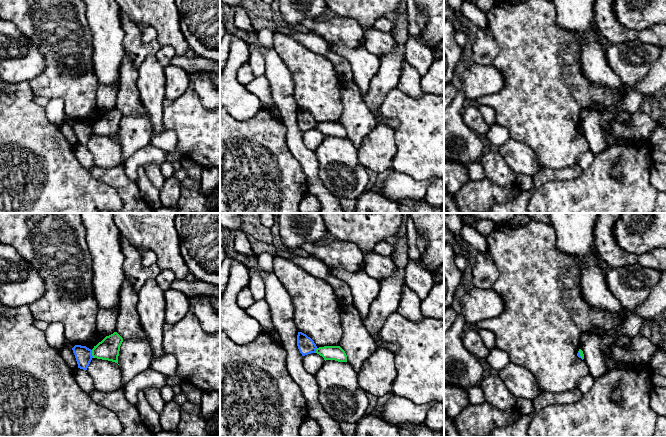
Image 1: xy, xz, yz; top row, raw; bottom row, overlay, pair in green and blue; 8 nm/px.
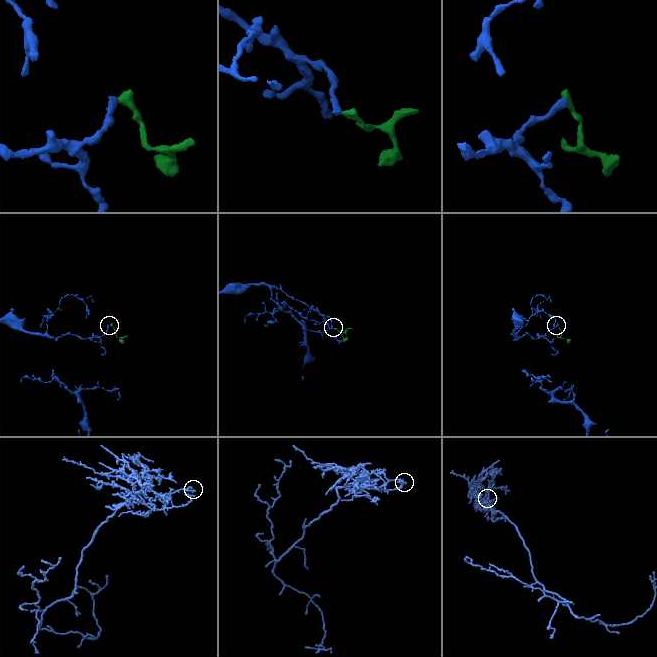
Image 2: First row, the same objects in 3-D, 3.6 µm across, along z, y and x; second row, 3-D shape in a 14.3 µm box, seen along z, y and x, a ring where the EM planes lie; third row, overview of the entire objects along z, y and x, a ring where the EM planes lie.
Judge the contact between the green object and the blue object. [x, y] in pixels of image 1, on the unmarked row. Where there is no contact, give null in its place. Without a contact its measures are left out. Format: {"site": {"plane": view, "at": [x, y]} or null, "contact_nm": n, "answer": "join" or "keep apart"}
{"site": {"plane": "xy", "at": [92, 130]}, "contact_nm": 70, "answer": "keep apart"}

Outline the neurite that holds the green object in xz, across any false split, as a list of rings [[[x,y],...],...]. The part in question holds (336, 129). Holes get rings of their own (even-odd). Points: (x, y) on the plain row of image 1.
[[[324,122],[316,125],[317,130],[324,136],[335,136],[338,138],[347,138],[347,131],[340,122]]]

